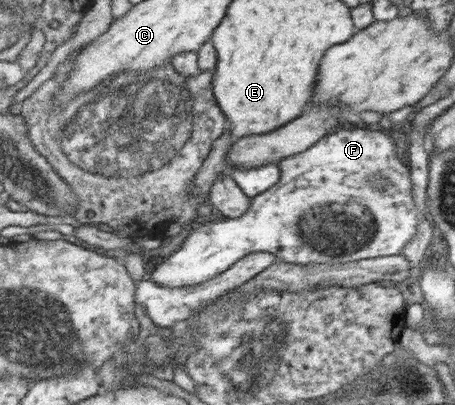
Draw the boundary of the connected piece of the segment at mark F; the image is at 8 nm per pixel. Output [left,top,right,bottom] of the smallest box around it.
[150,128,416,288]

